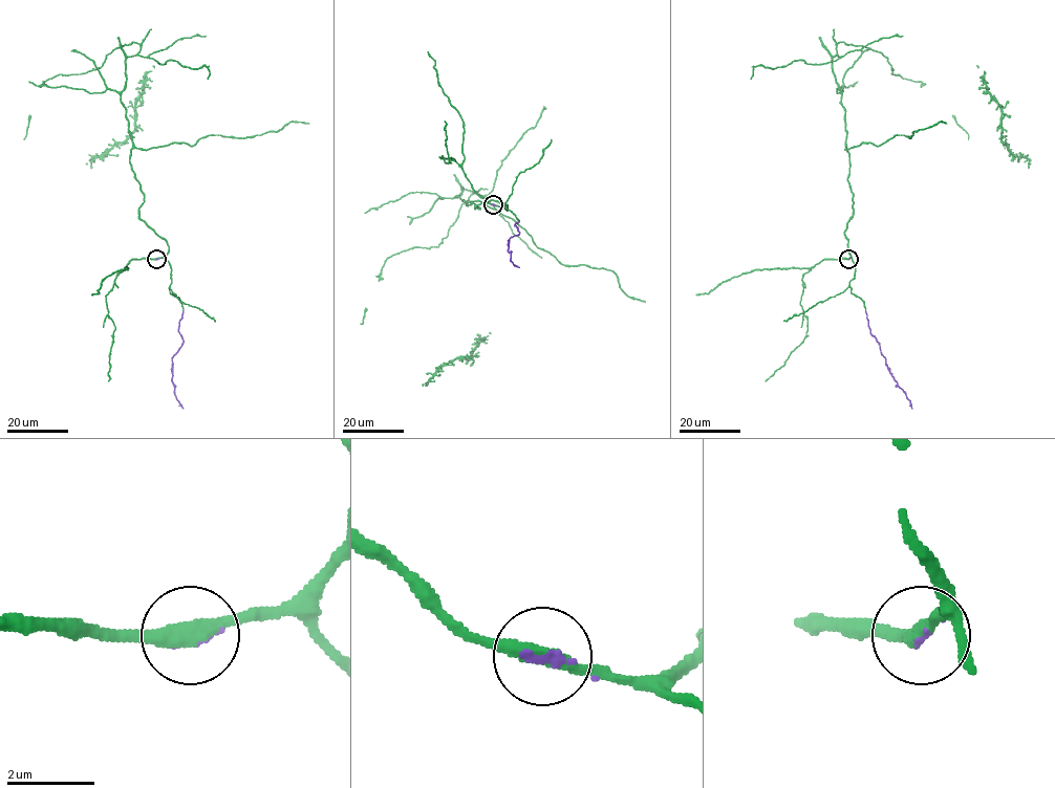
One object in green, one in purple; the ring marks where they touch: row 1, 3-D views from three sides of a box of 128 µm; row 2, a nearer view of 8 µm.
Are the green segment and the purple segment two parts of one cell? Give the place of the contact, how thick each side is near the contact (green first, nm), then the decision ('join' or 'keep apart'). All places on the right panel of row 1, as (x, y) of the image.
at (848, 259); 360 nm thick on the green side, 140 nm on the other; join

